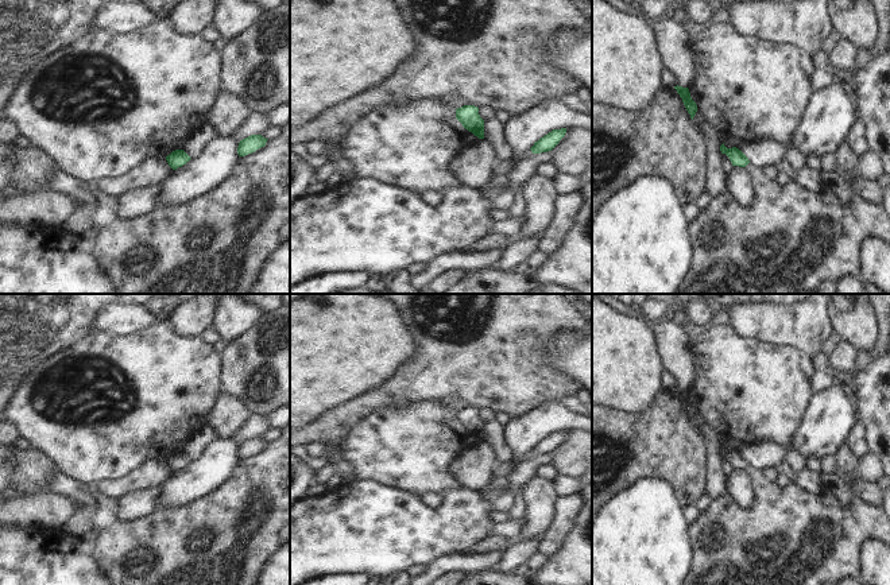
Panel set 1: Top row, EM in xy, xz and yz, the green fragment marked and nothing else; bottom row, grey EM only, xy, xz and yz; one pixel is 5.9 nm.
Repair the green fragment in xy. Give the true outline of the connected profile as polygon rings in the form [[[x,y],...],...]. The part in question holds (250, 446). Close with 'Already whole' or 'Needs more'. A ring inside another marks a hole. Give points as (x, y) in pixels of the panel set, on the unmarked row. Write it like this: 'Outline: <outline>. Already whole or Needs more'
Outline: [[[251,437],[240,442],[239,449],[237,449],[239,458],[245,458],[264,449],[267,442],[268,441],[263,439],[262,437]]]. Already whole

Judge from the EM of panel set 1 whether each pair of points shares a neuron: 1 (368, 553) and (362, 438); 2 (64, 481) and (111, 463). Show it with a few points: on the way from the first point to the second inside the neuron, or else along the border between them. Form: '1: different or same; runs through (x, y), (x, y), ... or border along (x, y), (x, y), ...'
1: different; border along (352, 477), (374, 479), (395, 487)
2: different; border along (58, 468), (84, 481)

